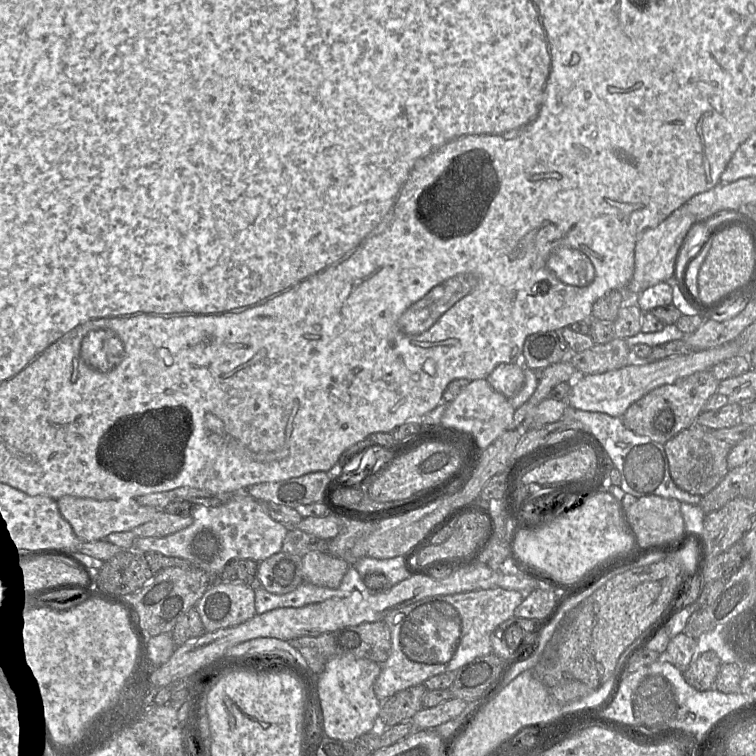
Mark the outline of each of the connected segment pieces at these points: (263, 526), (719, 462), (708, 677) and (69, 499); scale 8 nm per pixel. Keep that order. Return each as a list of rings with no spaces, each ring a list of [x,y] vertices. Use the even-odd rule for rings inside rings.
[[[247,491],[221,506],[194,505],[190,526],[164,537],[137,538],[134,547],[182,558],[209,576],[217,576],[232,560],[263,560],[281,552],[289,528],[273,520]]]
[[[695,423],[664,444],[674,483],[680,489],[699,496],[714,489],[729,471],[727,457],[733,445],[715,438],[710,430],[716,429],[707,429]]]
[[[706,651],[690,662],[683,672],[683,676],[694,689],[706,691],[714,687],[721,664],[721,660],[715,652]]]
[[[65,495],[57,500],[57,504],[61,515],[82,542],[99,541],[112,533],[133,530],[153,520],[157,513],[162,511],[152,506],[141,505],[136,499],[95,500]]]

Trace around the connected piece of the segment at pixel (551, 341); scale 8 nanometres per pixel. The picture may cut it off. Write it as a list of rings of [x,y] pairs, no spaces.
[[[554,330],[529,335],[523,344],[523,366],[533,371],[542,371],[566,360],[572,350],[561,332],[562,330]]]

